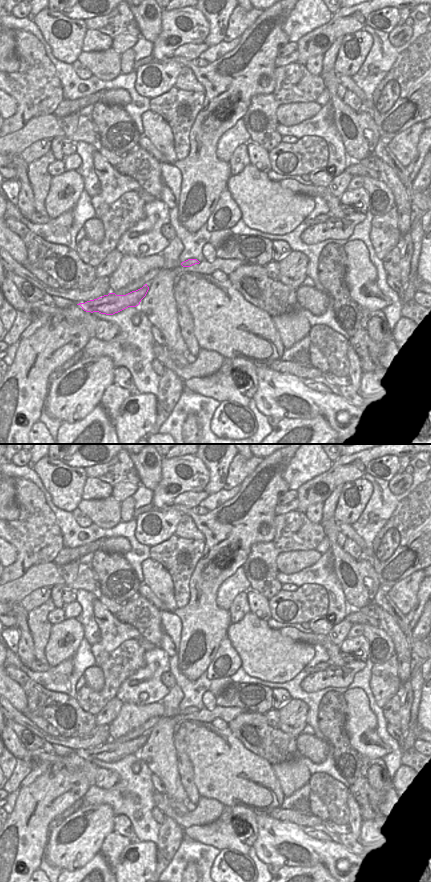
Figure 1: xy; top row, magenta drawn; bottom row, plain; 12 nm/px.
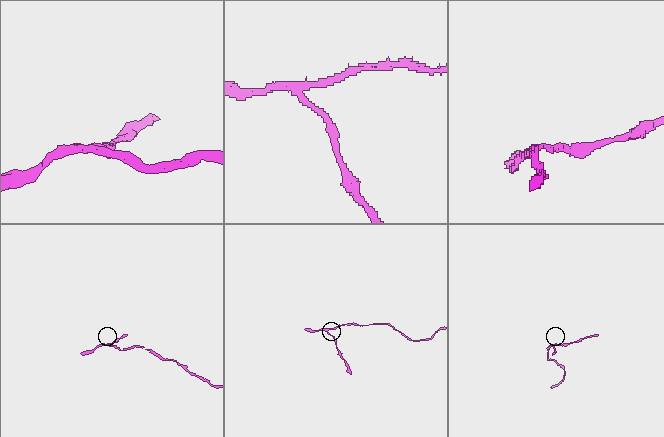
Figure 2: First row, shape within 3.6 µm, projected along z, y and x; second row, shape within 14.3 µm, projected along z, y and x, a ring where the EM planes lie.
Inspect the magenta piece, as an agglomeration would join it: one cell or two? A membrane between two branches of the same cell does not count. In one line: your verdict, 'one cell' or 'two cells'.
two cells

